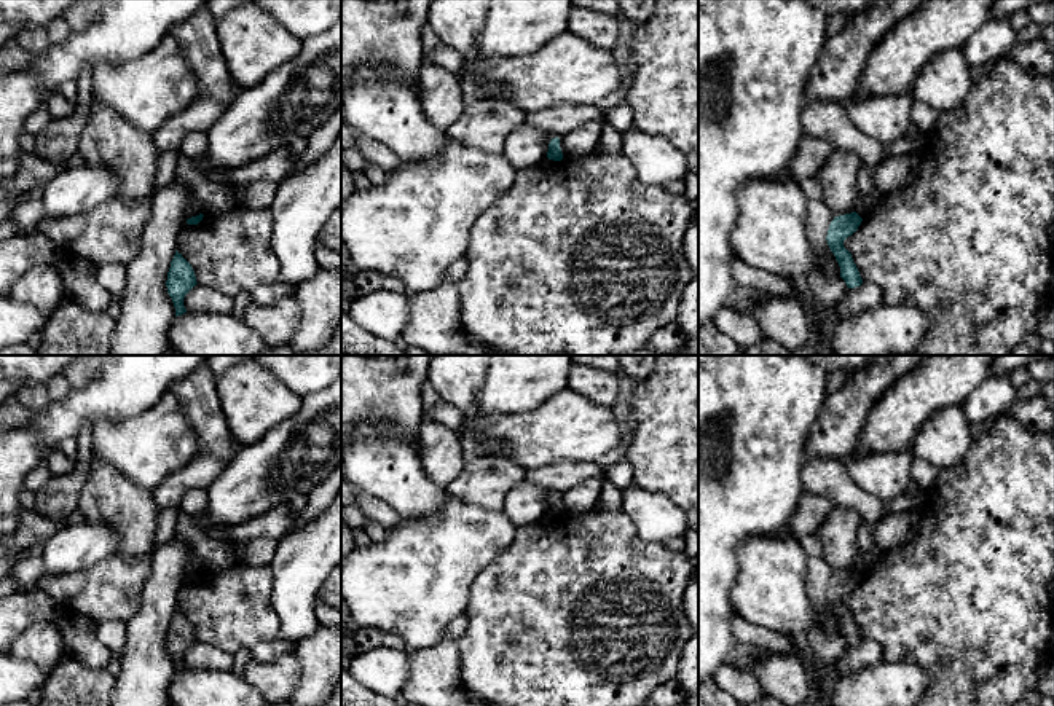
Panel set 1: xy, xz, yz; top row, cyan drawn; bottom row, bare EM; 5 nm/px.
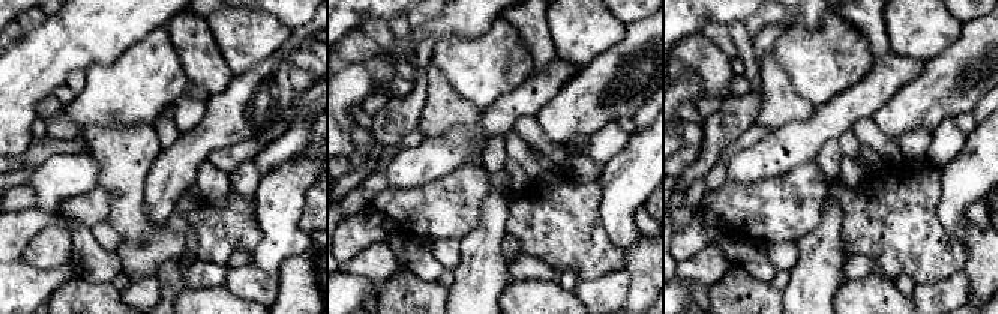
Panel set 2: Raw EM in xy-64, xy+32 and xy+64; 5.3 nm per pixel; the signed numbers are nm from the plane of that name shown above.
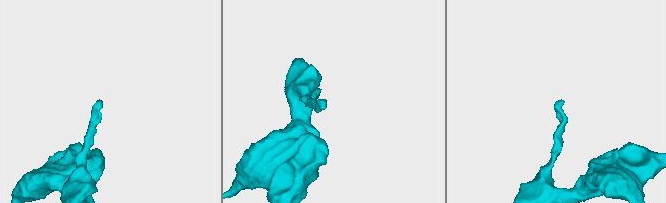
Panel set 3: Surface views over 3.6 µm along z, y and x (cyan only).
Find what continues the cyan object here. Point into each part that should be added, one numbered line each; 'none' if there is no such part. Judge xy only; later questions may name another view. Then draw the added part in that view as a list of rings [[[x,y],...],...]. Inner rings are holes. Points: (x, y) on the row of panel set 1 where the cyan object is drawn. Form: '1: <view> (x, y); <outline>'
none

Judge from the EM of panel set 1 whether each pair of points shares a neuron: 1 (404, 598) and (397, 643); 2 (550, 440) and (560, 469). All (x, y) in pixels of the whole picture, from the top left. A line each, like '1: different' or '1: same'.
1: different
2: different

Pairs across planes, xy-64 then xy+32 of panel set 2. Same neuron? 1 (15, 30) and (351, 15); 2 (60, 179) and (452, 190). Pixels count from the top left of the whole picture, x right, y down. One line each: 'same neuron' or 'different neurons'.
1: different neurons
2: different neurons

